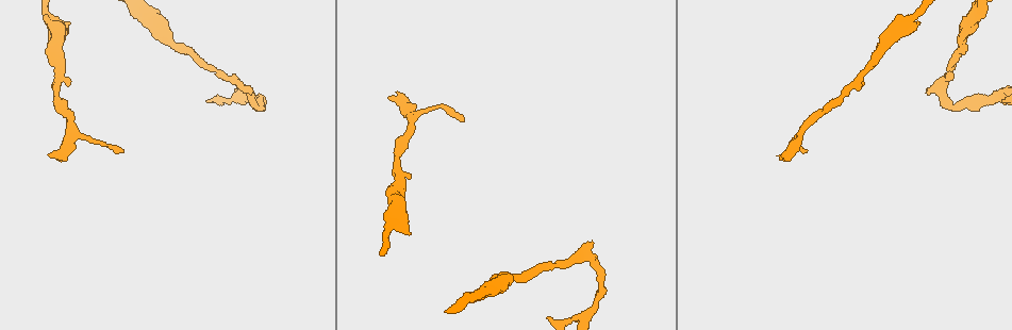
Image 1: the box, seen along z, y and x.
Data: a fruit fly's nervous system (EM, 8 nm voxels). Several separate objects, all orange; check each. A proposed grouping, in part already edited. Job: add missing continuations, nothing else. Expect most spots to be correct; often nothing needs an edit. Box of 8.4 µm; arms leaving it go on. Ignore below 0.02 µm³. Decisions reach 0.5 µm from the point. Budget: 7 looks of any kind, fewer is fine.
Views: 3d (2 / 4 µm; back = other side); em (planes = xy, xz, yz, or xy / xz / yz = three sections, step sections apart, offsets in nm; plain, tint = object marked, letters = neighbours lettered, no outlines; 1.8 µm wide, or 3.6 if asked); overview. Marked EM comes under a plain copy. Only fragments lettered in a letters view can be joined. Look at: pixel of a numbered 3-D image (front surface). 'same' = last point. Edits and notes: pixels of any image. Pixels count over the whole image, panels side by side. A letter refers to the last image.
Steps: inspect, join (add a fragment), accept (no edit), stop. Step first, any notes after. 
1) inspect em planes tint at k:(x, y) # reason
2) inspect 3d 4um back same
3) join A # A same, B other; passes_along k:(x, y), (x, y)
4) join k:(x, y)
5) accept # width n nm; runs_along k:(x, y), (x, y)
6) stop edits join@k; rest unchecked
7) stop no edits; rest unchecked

inspect 3d 4um at 1:(392, 99) # branch stops here

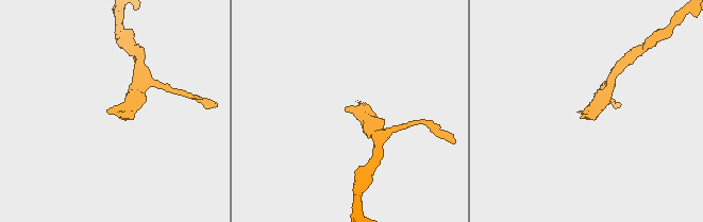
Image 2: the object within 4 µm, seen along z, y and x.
inspect em yz step 4 letters at 2:(587, 110)

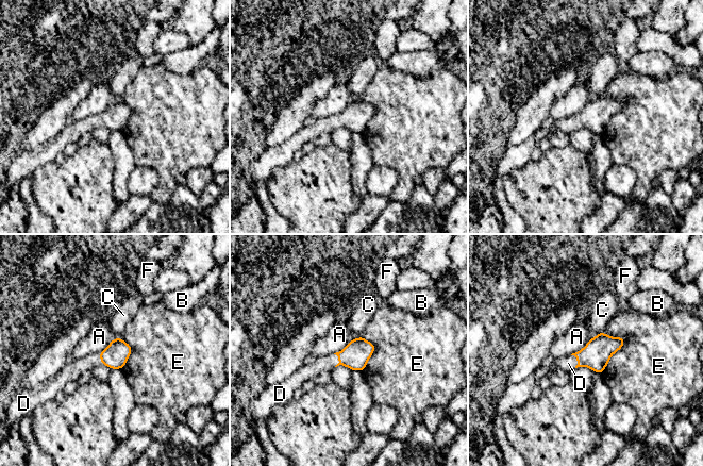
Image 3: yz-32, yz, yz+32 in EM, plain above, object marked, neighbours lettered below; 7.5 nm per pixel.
inspect em planes letters same

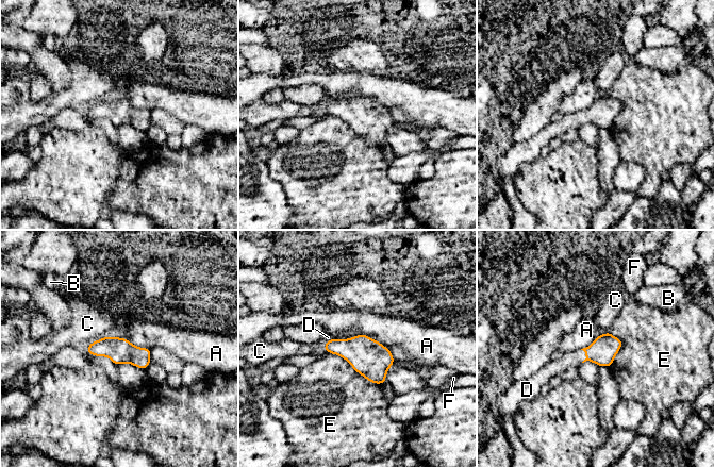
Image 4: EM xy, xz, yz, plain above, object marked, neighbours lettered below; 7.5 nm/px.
join D # A other, B other, C other, D same, E other, F other; the cell continues

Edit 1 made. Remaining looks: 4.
inspect 3d 4um back at 1:(807, 150) # free end

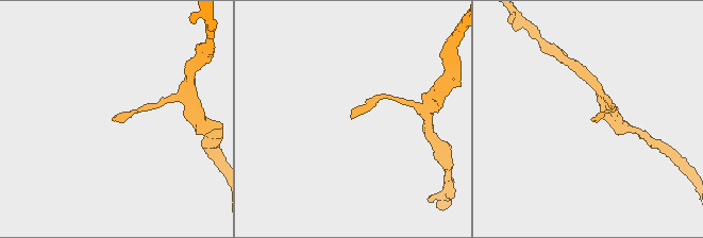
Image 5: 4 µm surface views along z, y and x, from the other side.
inspect em planes tint at 5:(352, 118)

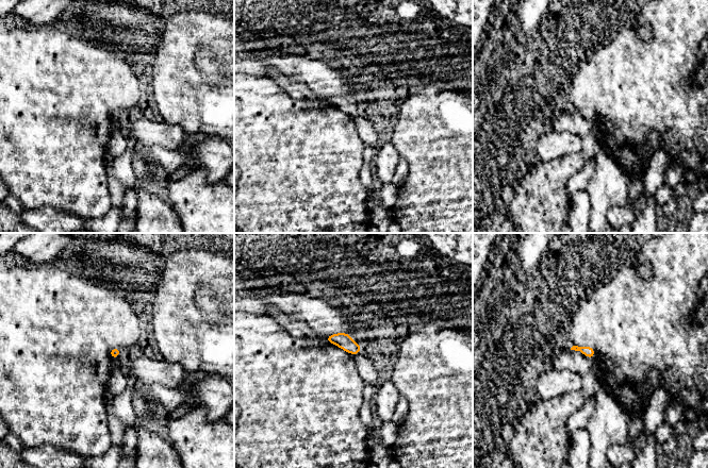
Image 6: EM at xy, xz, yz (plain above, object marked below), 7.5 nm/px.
inspect em planes letters same

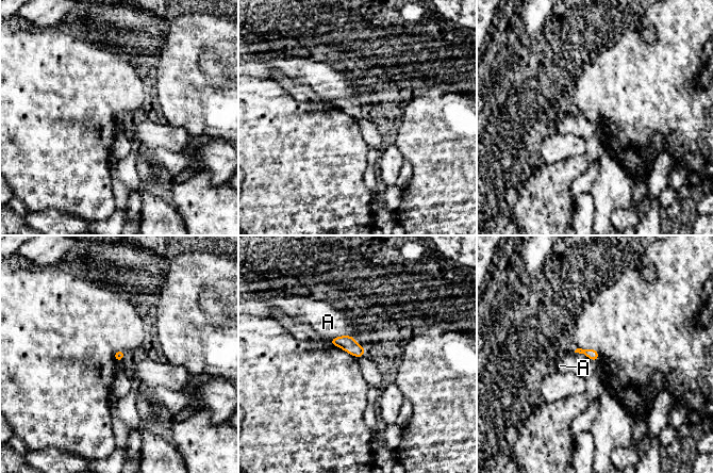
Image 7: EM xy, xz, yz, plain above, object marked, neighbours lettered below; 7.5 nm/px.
accept # A other; border 7:(348, 335), (333, 337), (329, 341); none of them fits

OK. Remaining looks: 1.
stop edits join@4; rest unchecked

